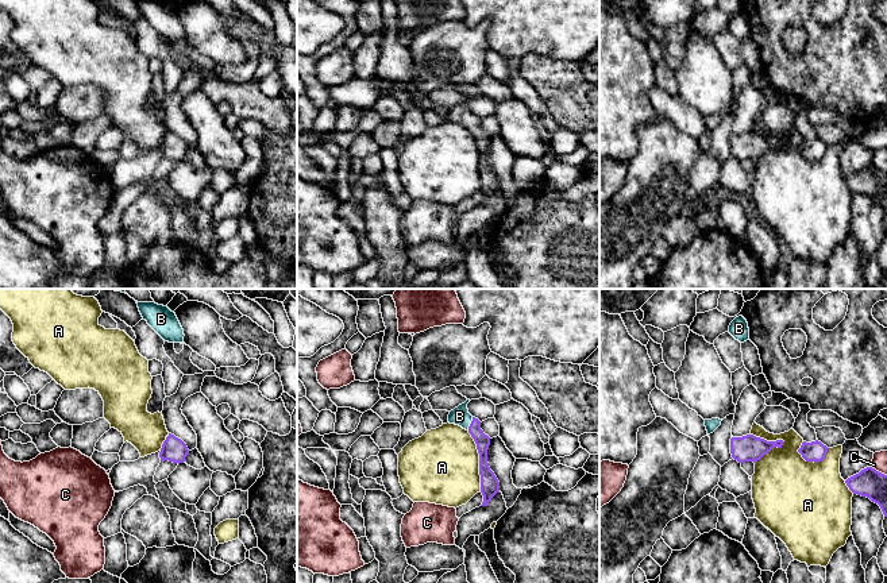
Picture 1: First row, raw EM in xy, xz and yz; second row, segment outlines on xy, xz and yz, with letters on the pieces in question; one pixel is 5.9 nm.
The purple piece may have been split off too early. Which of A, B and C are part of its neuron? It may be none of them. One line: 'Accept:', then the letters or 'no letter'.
Accept: B

